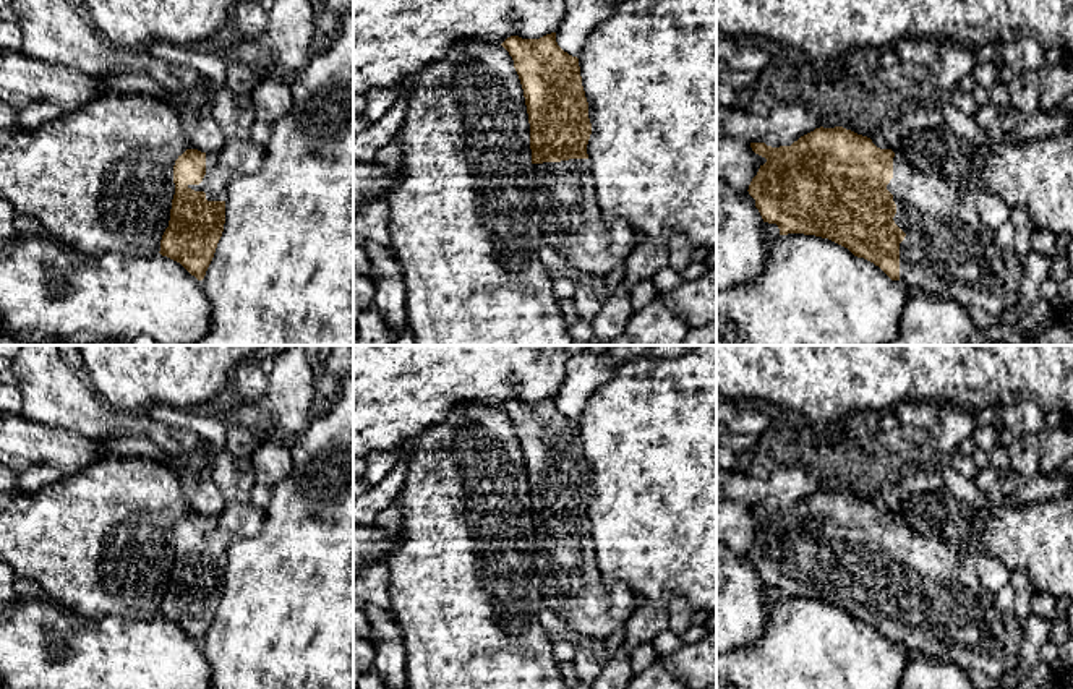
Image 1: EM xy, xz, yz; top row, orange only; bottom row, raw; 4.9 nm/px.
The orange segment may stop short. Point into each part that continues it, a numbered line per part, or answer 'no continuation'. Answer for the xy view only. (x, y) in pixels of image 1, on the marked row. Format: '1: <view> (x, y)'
1: xy (218, 175)

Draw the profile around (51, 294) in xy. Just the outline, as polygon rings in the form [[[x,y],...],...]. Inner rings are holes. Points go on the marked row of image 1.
[[[16,233],[11,240],[0,243],[0,332],[29,345],[130,344],[138,336],[149,336],[159,345],[193,345],[206,336],[211,326],[211,311],[211,302],[203,289],[203,280],[198,280],[180,263],[160,253],[147,258],[130,258],[120,253],[91,256],[66,246],[47,233]]]

